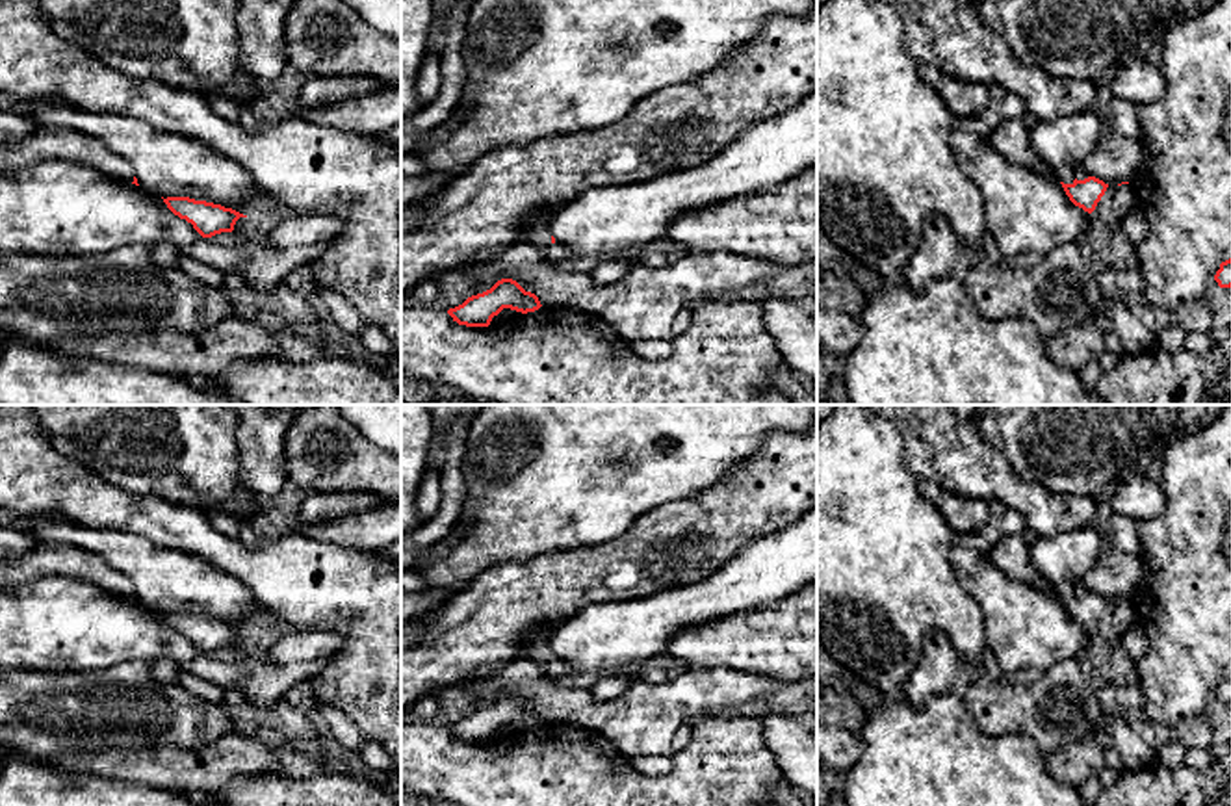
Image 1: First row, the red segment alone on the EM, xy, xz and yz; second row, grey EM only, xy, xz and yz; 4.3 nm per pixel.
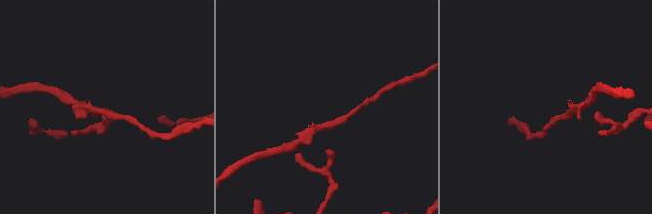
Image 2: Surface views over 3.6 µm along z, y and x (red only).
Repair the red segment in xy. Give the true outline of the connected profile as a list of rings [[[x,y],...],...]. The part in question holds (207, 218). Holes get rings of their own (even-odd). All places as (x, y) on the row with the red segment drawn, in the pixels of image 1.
[[[167,197],[163,202],[175,215],[191,223],[202,238],[232,232],[236,221],[247,217],[232,208],[189,197]]]

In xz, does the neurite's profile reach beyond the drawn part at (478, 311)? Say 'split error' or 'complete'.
complete

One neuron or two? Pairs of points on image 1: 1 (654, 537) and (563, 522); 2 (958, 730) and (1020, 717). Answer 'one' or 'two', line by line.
1: two
2: two

